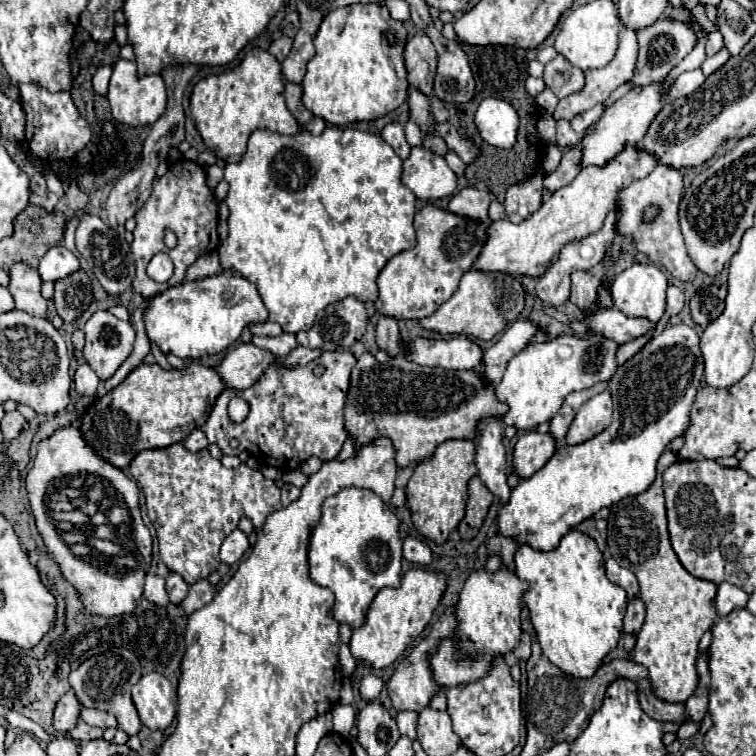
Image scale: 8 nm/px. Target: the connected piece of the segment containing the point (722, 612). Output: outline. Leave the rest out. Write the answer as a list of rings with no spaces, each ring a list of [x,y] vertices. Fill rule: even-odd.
[[[721,582],[717,586],[715,608],[717,608],[719,616],[727,616],[735,608],[743,608],[745,604],[747,604],[747,592],[743,592],[741,588],[737,588],[737,586],[729,584],[729,582]]]

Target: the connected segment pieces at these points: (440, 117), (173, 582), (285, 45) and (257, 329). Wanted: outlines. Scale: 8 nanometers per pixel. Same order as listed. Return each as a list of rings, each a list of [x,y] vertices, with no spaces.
[[[435,96],[431,98],[431,110],[433,110],[433,116],[435,116],[437,122],[447,122],[449,112],[447,112],[445,104],[443,104],[439,98],[435,98]]]
[[[171,572],[167,578],[167,594],[169,594],[171,602],[181,604],[181,600],[187,596],[187,592],[189,592],[189,584],[183,580],[183,576]]]
[[[281,36],[279,40],[275,40],[275,42],[271,44],[269,52],[271,52],[279,62],[283,62],[283,60],[287,58],[287,54],[291,52],[291,46],[293,46],[293,40],[291,40],[289,36]]]
[[[263,322],[263,324],[251,324],[249,326],[253,336],[279,336],[281,328],[275,322]]]

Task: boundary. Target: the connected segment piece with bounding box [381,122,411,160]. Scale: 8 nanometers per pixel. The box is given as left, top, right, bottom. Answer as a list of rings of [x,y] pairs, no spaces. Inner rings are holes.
[[[397,122],[387,124],[387,126],[383,128],[381,136],[383,136],[383,140],[399,154],[401,160],[407,160],[407,156],[411,154],[411,146],[409,146],[407,140],[405,140],[405,132],[403,132],[403,126],[401,126],[401,124],[397,124]]]

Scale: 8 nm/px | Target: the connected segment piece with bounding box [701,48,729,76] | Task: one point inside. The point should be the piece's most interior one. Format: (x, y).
(712, 64)

